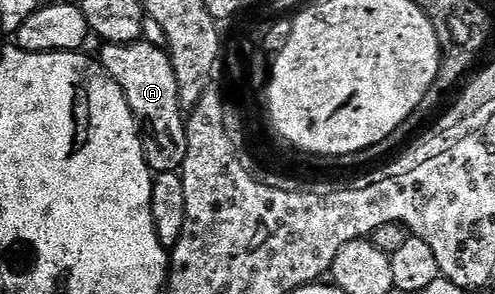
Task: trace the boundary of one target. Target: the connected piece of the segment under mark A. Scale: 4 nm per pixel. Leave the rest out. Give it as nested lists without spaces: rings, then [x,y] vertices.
[[[143,41],[134,43],[104,43],[101,46],[98,62],[104,68],[111,79],[122,89],[126,101],[132,110],[132,116],[144,138],[144,156],[148,159],[148,166],[153,172],[180,171],[186,161],[186,111],[180,106],[180,94],[178,93],[178,77],[174,77],[174,65],[167,50],[155,47]]]

